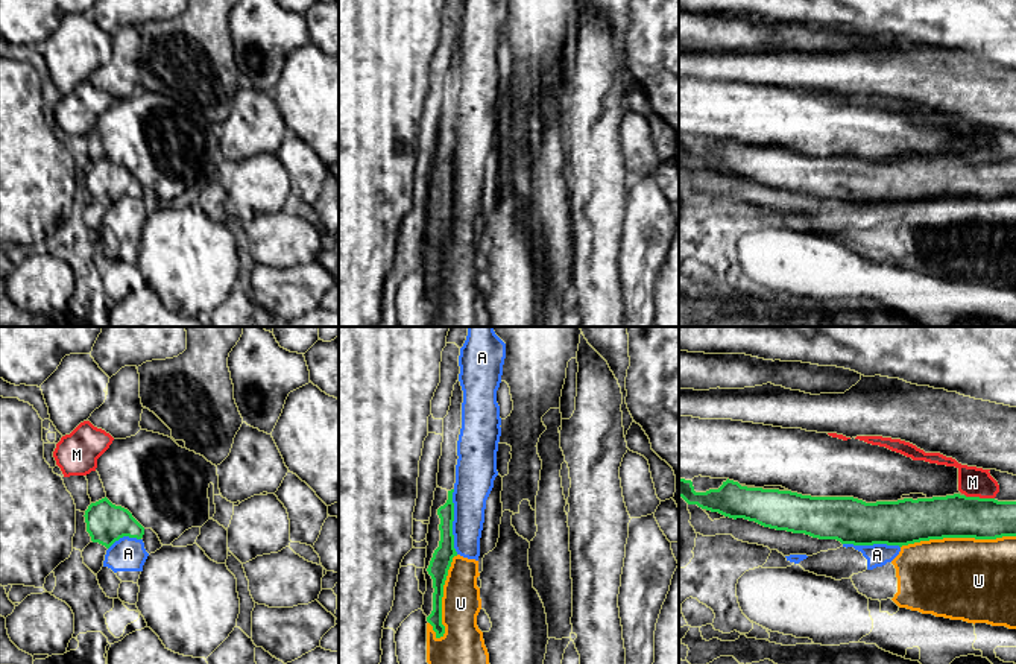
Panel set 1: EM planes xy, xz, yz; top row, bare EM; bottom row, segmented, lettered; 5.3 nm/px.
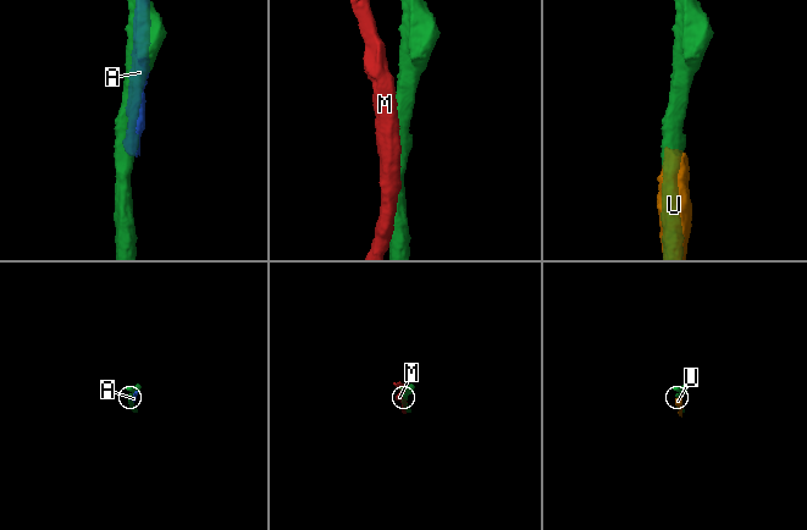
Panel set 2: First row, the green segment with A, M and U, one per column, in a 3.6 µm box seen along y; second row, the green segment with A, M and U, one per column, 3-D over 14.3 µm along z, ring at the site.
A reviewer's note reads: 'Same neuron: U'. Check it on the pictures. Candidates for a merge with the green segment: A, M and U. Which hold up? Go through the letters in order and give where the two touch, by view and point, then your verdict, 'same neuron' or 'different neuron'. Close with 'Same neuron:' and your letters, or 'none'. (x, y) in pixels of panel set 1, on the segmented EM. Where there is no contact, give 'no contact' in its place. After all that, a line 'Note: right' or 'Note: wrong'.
A: contact xz (453, 520); different neuron
M: contact yz (978, 497); different neuron
U: contact yz (957, 537); different neuron
Same neuron: none
Note: wrong

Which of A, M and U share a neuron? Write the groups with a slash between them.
A U / M

